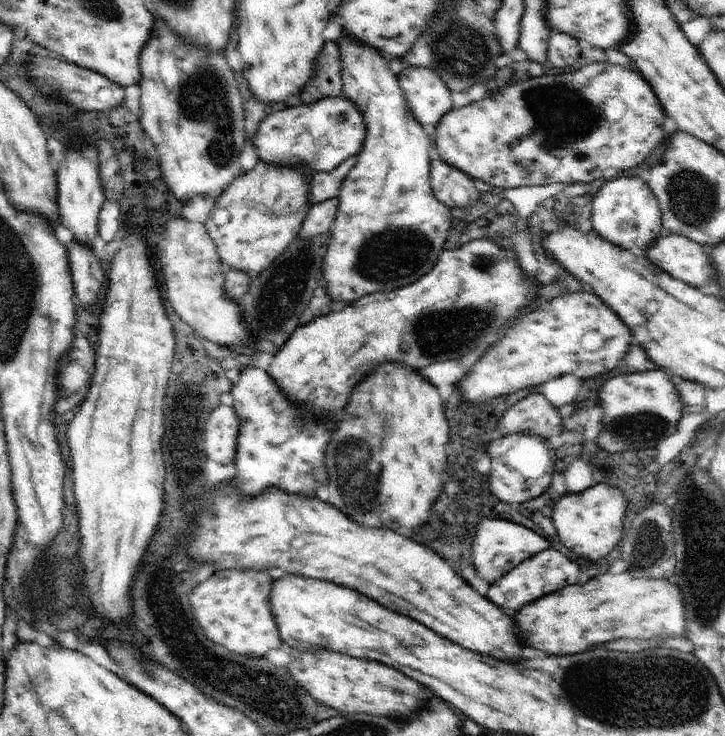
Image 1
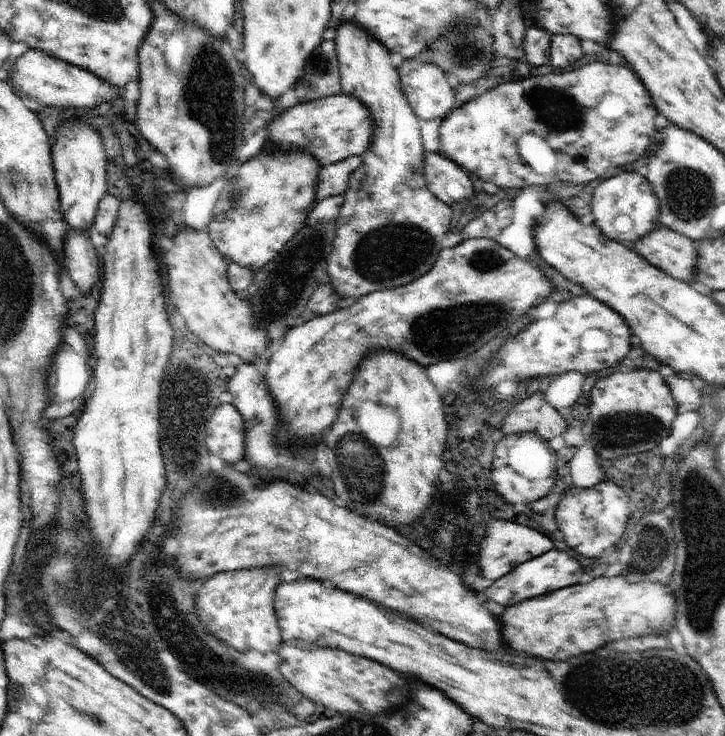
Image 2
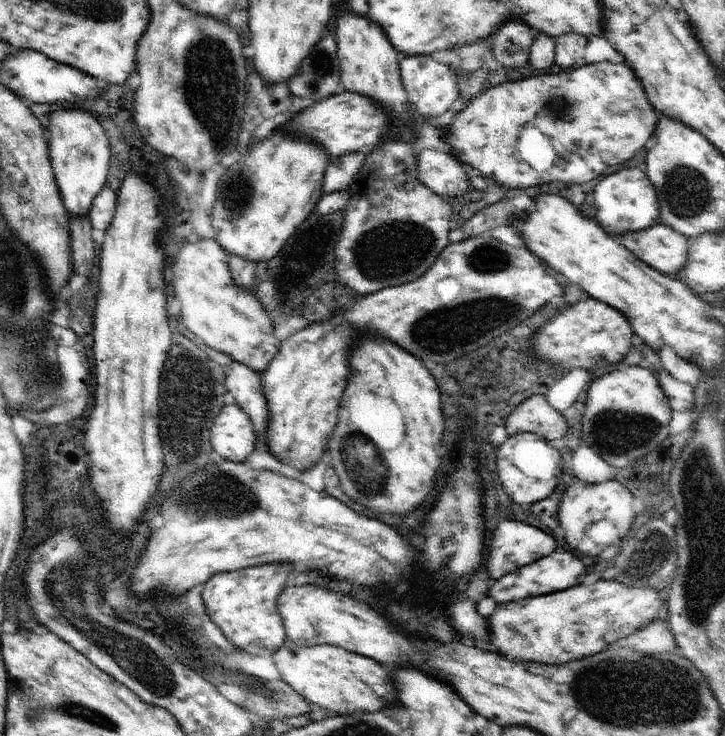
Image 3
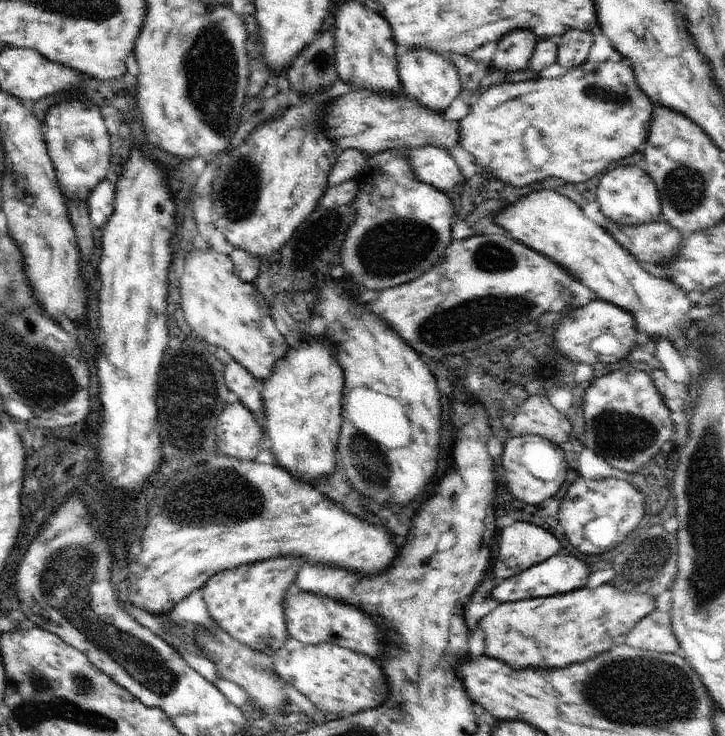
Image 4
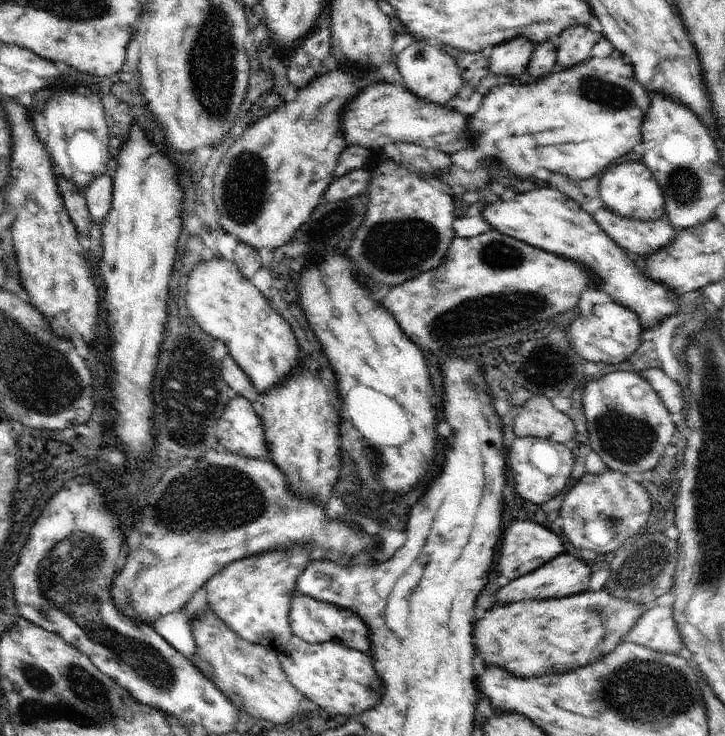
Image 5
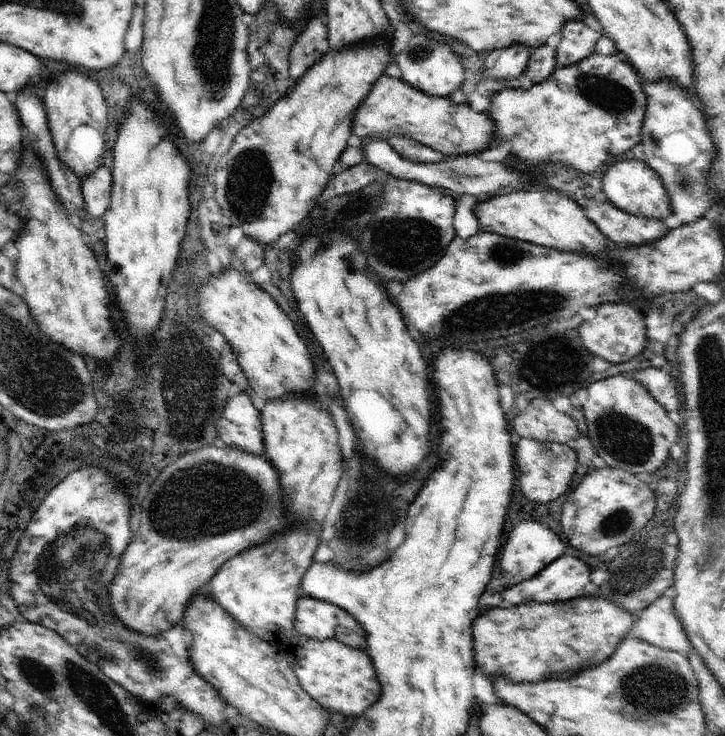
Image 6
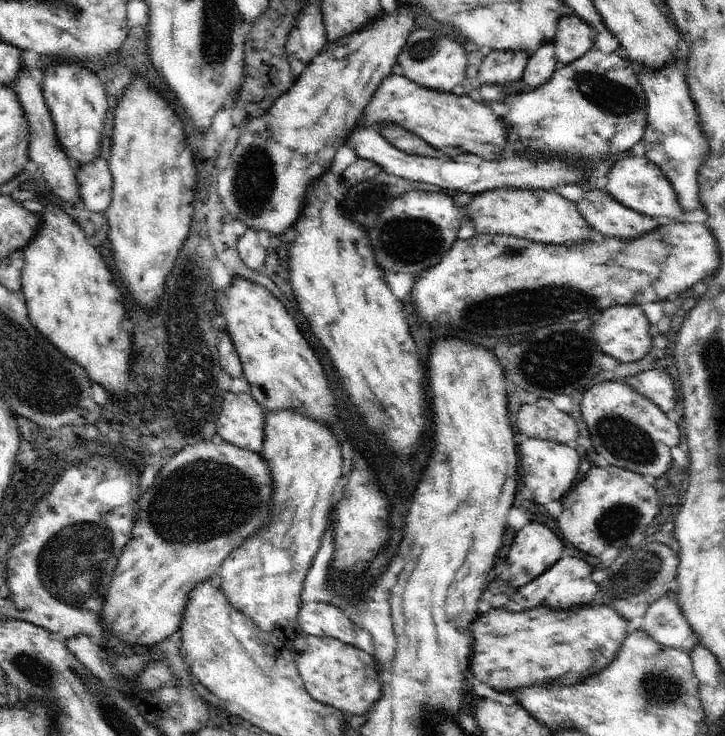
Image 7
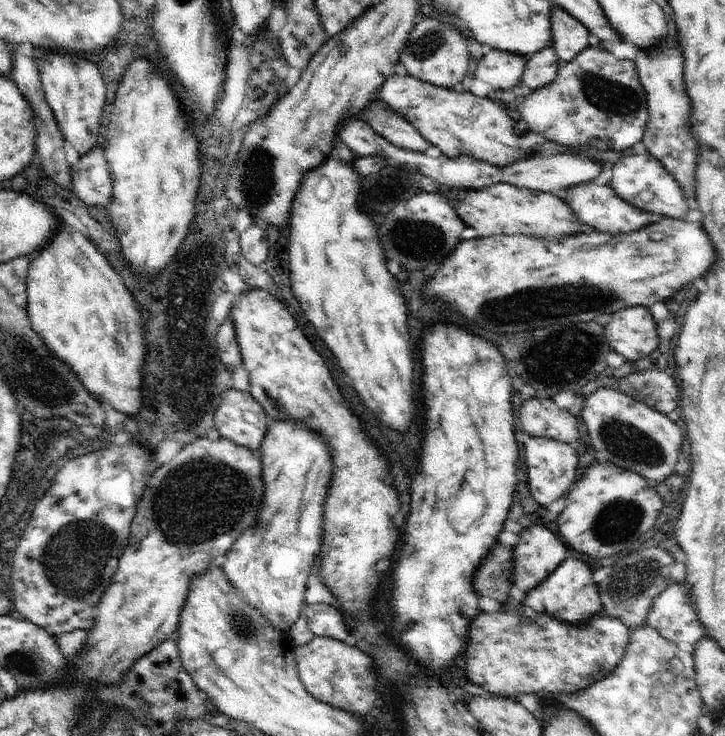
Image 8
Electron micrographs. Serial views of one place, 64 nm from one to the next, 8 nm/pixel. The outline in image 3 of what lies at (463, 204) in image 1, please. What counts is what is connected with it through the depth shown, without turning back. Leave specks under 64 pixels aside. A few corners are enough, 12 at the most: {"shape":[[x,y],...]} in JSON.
{"shape":[[422,149],[419,179],[444,199],[471,186],[451,154]]}

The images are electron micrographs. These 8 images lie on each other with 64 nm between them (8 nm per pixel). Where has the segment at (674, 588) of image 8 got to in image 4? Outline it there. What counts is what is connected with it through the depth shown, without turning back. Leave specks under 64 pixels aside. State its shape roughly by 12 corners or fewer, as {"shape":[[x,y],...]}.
{"shape":[[655,609],[612,646],[680,653],[670,612]]}

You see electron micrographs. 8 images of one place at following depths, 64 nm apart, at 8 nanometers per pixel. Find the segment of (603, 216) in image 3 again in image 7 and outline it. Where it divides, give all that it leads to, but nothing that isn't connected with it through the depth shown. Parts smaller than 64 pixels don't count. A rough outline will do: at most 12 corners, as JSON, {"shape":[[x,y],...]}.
{"shape":[[646,155],[616,158],[605,190],[622,206],[684,214],[666,174]]}

